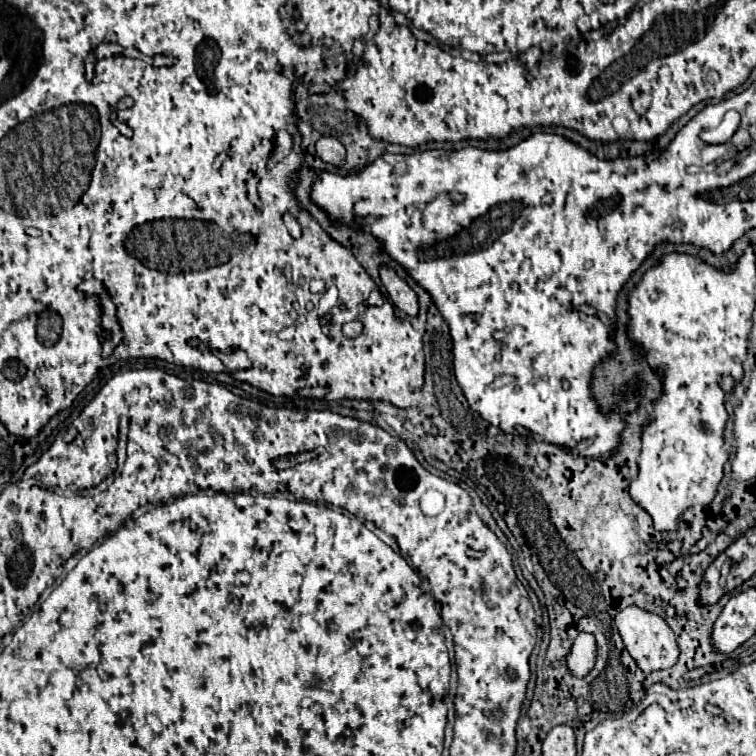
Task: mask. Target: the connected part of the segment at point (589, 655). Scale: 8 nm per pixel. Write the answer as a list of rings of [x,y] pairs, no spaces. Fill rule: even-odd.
[[[581,632],[567,656],[567,666],[575,676],[585,676],[595,662],[595,638],[593,634]]]

